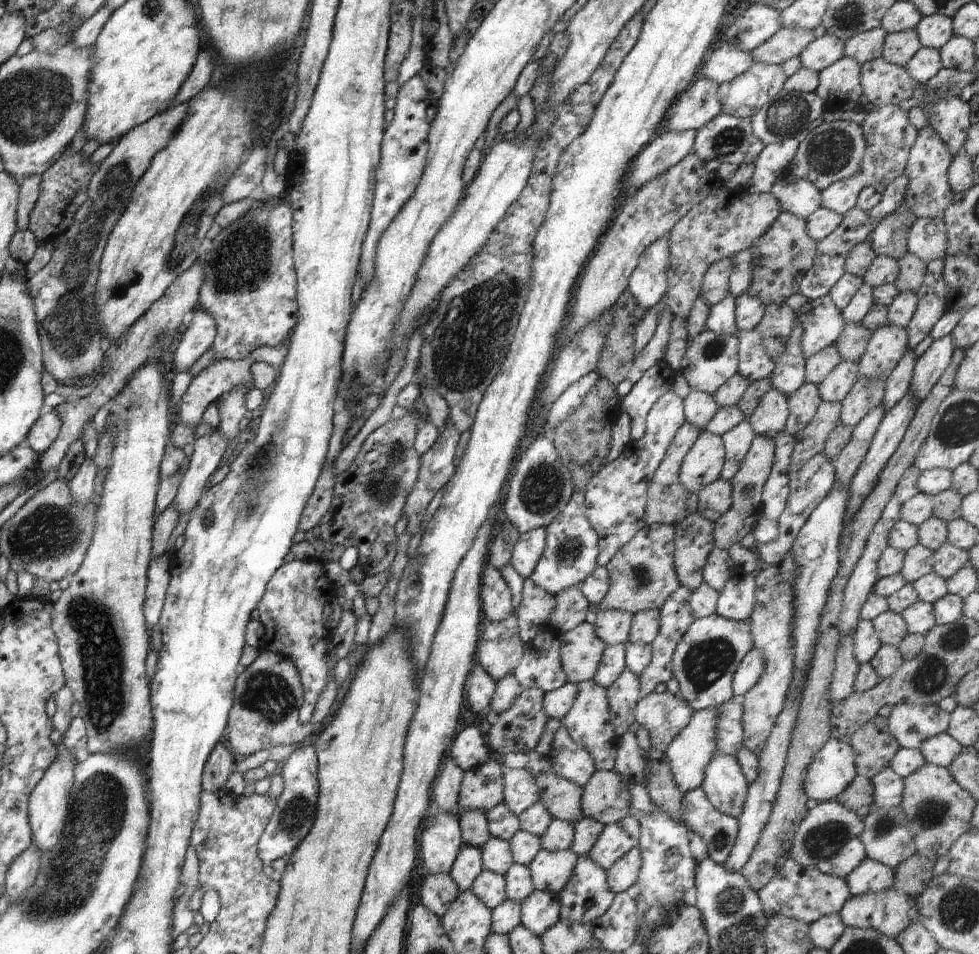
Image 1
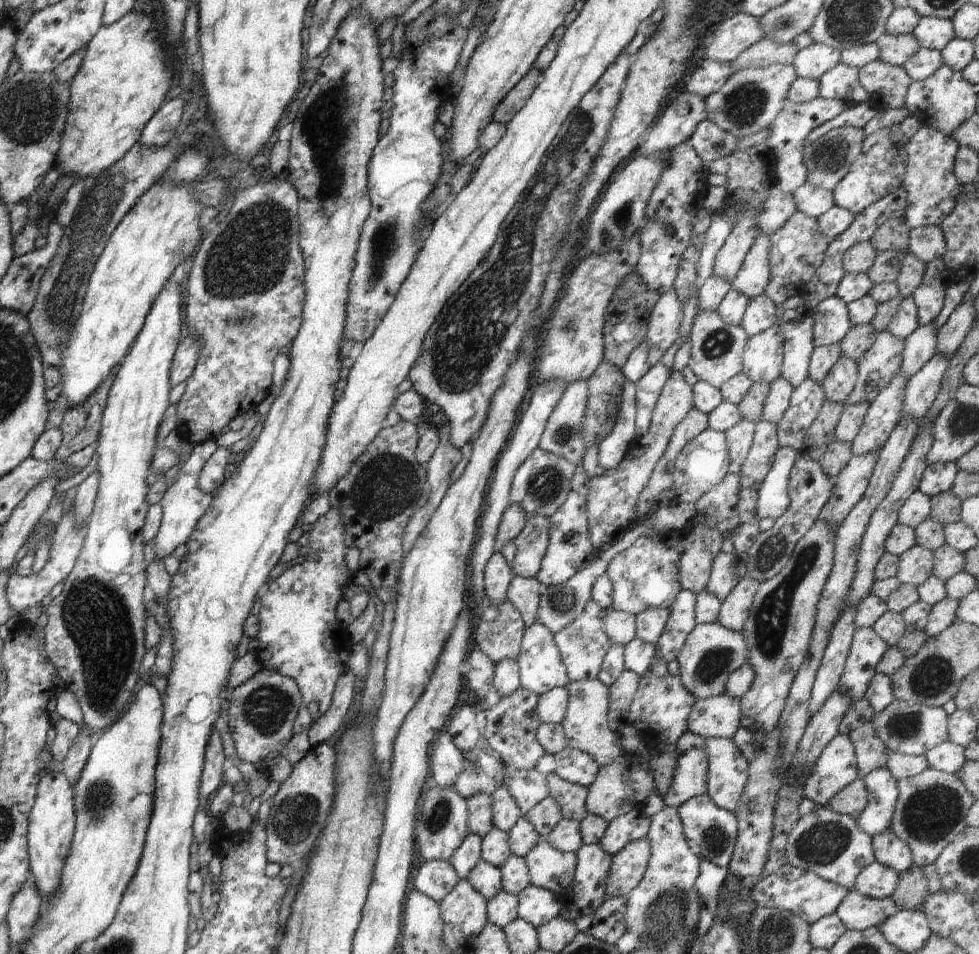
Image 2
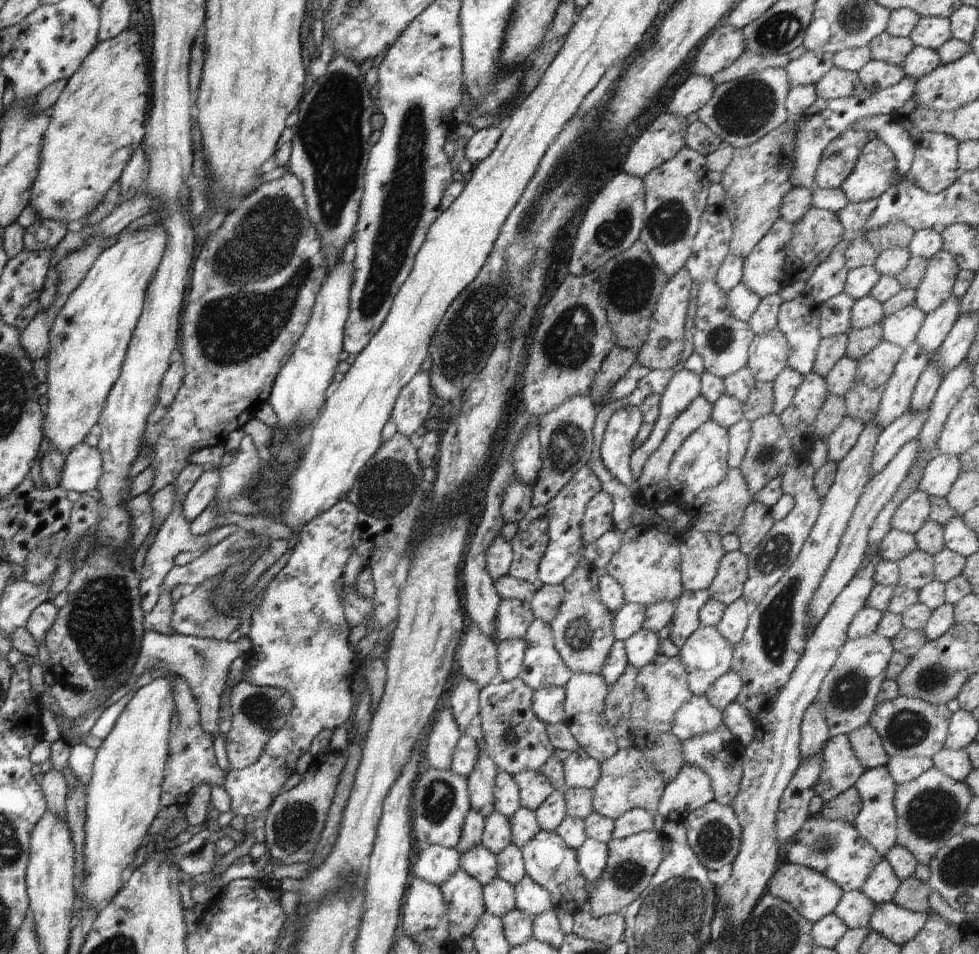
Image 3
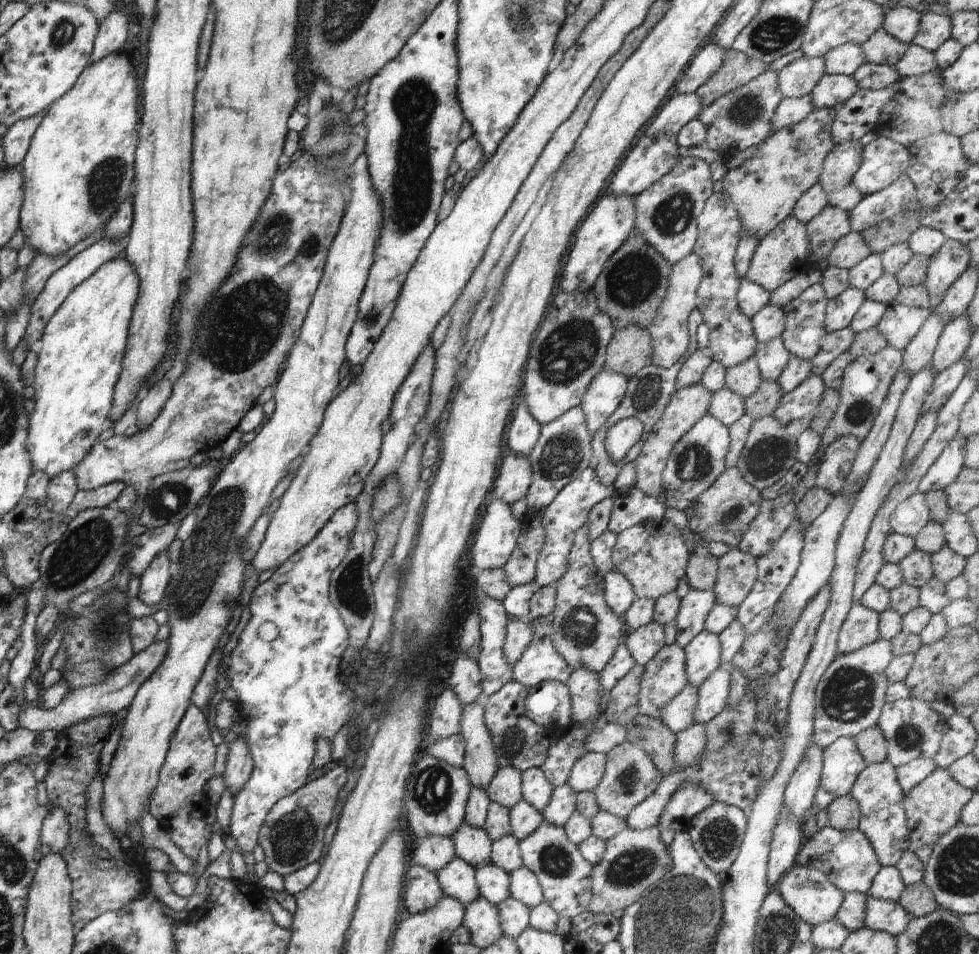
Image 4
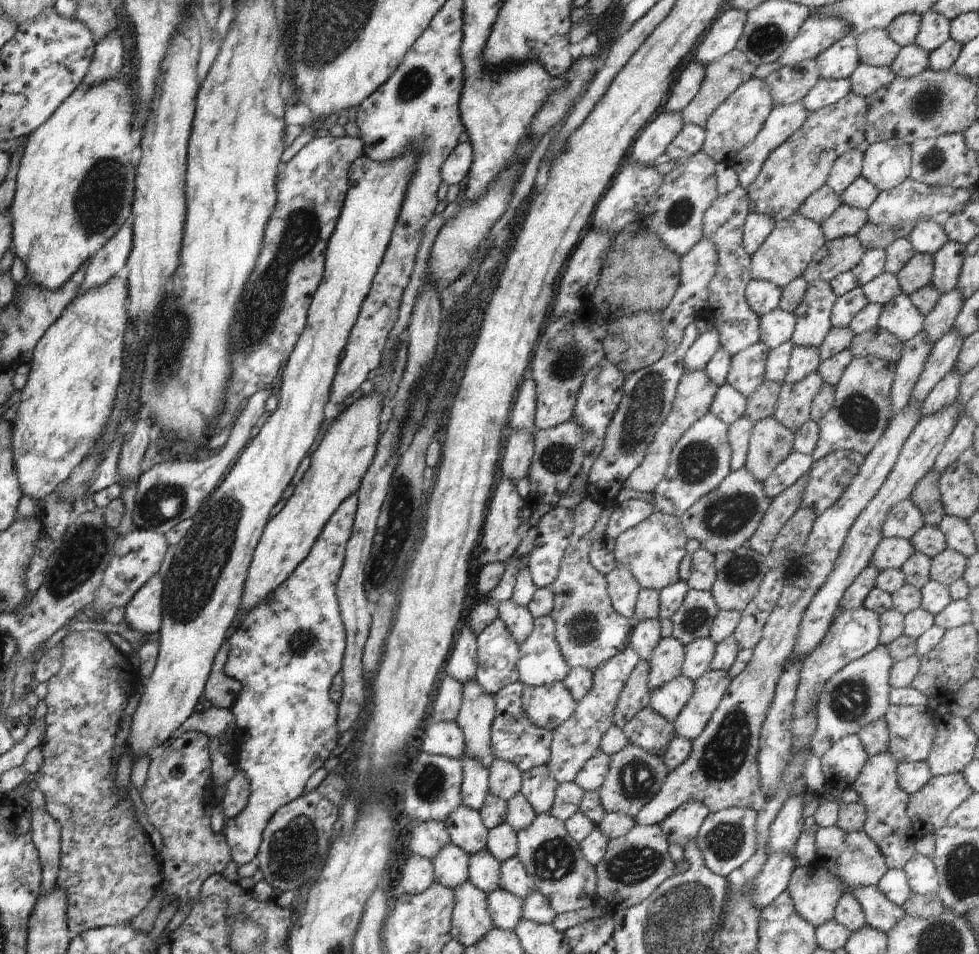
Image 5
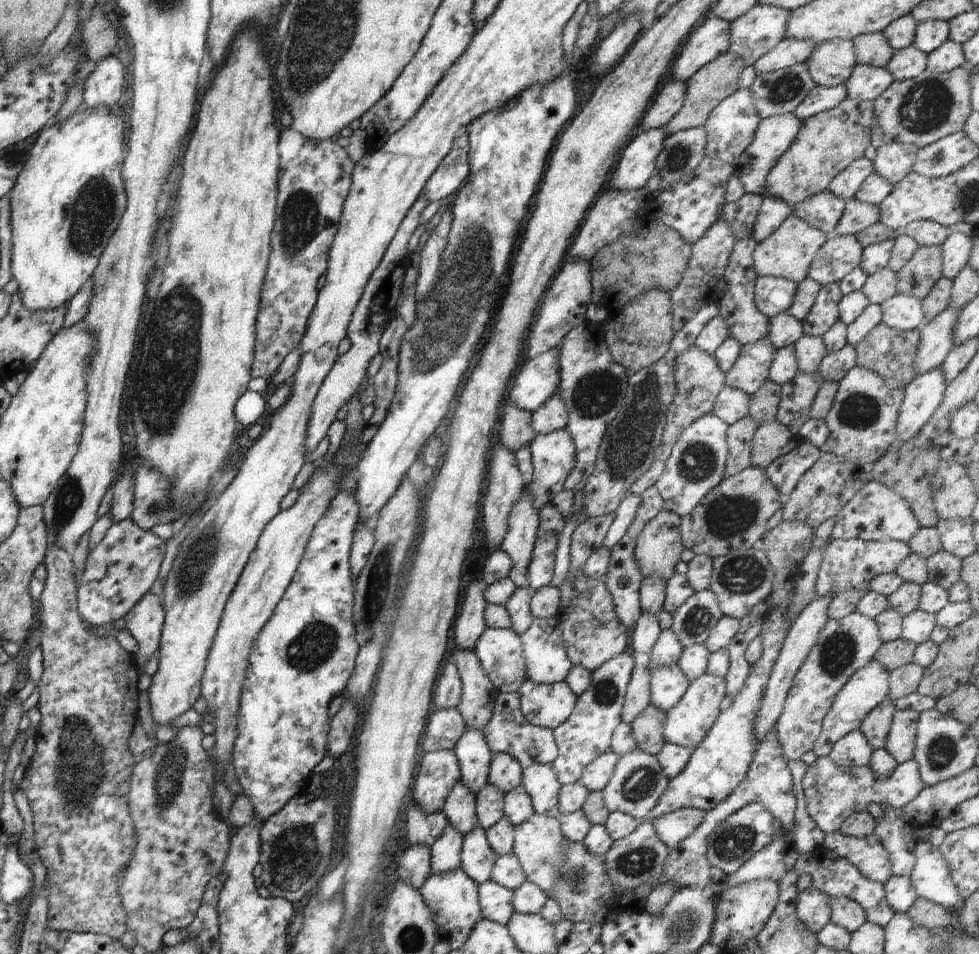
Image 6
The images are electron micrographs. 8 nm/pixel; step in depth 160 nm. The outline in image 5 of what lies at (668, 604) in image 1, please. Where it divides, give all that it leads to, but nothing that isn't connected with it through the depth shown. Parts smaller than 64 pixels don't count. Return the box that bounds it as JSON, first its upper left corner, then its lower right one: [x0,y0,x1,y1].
[672,589,718,647]

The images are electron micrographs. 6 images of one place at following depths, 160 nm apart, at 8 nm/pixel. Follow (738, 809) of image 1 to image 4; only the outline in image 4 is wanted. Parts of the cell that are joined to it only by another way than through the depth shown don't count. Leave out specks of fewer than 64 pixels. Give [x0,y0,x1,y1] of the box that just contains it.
[675,723,707,769]

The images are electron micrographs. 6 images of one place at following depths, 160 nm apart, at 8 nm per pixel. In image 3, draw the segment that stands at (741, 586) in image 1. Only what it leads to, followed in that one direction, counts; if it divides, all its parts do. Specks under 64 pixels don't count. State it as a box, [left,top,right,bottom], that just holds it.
[716,597,751,648]

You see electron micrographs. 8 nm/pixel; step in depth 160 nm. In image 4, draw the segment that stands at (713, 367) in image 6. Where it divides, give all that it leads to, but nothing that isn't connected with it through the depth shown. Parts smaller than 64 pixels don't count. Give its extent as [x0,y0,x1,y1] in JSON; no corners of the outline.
[633,382,713,499]

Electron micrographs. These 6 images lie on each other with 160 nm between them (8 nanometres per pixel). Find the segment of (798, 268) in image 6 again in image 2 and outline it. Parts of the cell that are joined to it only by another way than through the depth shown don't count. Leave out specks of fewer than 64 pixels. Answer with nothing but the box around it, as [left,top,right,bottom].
[732,235,770,299]

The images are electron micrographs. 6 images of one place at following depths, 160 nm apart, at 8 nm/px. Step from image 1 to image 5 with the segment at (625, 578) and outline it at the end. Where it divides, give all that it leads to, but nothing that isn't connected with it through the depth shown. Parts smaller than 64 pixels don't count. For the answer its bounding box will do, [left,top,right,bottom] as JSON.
[613,510,687,591]

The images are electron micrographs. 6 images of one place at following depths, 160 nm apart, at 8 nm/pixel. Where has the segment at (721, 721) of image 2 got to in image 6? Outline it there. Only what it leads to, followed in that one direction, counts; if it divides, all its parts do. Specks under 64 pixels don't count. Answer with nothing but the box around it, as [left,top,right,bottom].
[649,664,688,713]

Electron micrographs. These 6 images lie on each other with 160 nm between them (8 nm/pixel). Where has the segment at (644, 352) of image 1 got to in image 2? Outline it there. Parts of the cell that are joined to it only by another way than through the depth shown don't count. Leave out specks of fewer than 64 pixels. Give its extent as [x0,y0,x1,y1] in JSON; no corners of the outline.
[646,288,683,366]

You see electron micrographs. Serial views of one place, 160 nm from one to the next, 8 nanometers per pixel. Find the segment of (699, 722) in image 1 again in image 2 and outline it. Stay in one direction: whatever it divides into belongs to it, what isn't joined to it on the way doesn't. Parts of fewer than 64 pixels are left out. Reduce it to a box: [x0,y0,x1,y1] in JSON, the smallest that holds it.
[663,731,709,808]

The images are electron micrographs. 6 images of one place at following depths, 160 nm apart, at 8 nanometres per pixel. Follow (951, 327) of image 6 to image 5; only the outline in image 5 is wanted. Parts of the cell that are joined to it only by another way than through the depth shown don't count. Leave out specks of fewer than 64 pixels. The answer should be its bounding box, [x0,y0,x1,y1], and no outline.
[892,330,935,418]

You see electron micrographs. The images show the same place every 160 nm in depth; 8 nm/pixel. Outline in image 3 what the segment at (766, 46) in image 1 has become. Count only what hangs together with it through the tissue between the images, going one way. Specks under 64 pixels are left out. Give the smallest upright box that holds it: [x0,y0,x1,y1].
[711,51,791,86]

